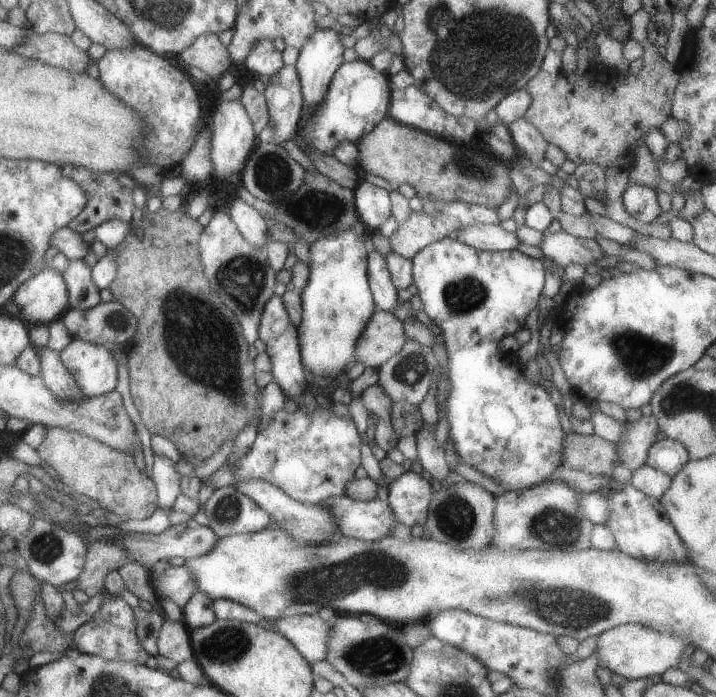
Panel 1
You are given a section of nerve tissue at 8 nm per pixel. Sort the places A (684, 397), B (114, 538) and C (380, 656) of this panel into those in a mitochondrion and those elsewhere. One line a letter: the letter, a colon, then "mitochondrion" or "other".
A: mitochondrion
B: other
C: mitochondrion

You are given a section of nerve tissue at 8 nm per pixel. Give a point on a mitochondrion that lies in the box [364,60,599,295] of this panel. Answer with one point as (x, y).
(464, 165)

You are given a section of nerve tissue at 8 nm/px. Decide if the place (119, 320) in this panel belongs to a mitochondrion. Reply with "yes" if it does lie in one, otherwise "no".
yes

